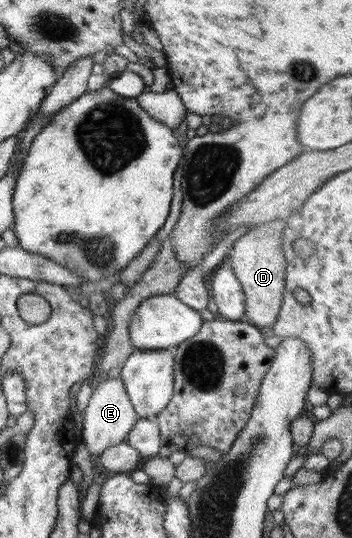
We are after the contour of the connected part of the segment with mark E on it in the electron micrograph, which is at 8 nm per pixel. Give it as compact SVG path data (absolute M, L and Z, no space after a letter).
M108 377L105 382L100 382L96 390L93 390L88 401L88 406L83 414L81 441L86 445L92 457L98 457L107 448L126 440L138 417L126 389L124 389L122 379L120 377L116 379Z

